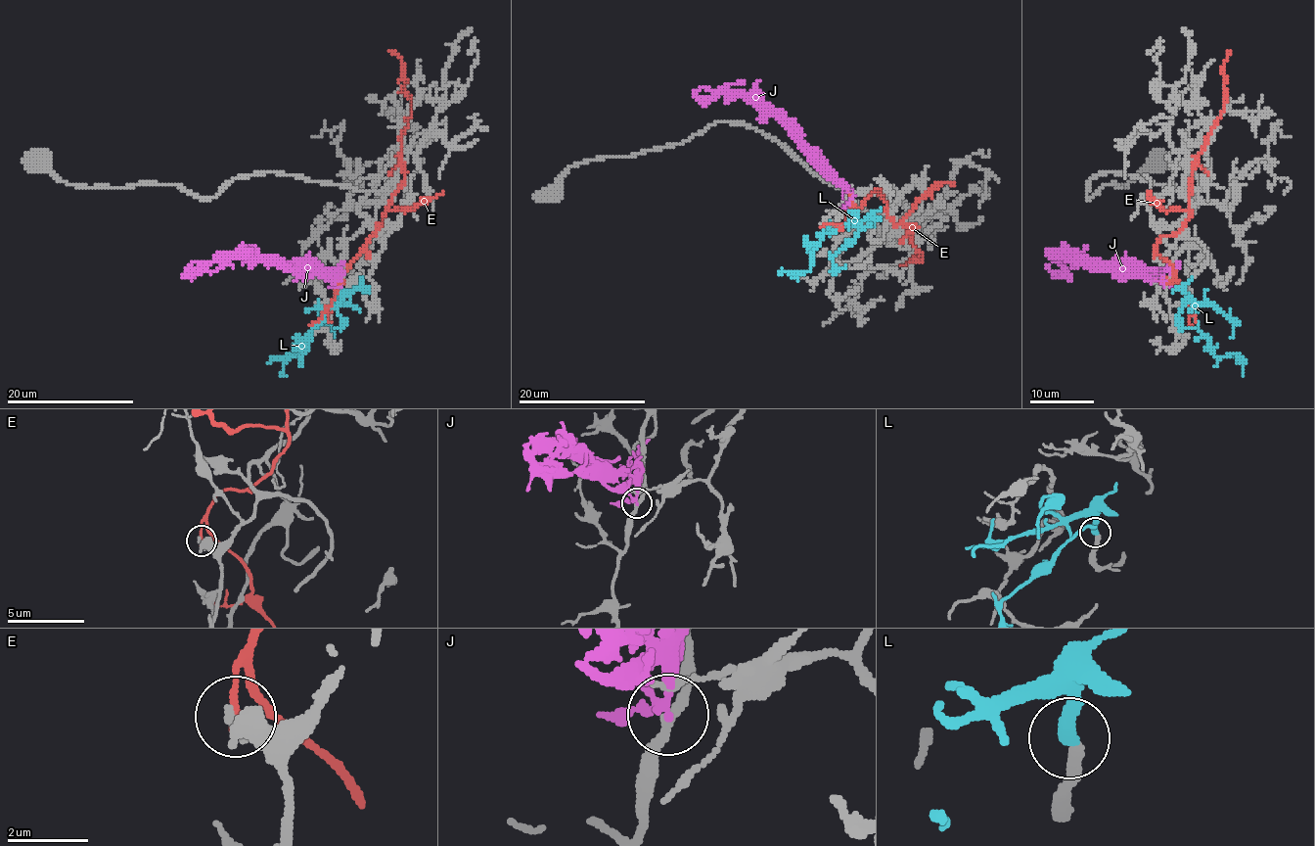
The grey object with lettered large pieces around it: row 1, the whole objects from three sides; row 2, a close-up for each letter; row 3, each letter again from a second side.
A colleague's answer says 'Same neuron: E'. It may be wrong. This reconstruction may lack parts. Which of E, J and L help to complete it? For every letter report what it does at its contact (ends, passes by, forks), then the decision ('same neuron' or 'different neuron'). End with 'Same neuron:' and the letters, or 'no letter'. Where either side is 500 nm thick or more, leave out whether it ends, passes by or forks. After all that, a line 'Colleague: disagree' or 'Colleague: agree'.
E: it ends; different neuron
J: it passes by; different neuron
L: it ends; same neuron
Same neuron: L
Colleague: disagree

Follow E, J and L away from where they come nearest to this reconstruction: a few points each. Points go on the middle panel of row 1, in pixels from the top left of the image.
E: (880, 189), (886, 214), (894, 222), (917, 227), (910, 234), (921, 259), (900, 265)
J: (851, 199), (789, 130), (746, 92), (715, 92), (704, 97), (695, 94), (700, 87), (720, 89), (743, 81)
L: (872, 227), (870, 219), (862, 219), (837, 231), (824, 232), (813, 252), (808, 270), (780, 274)

